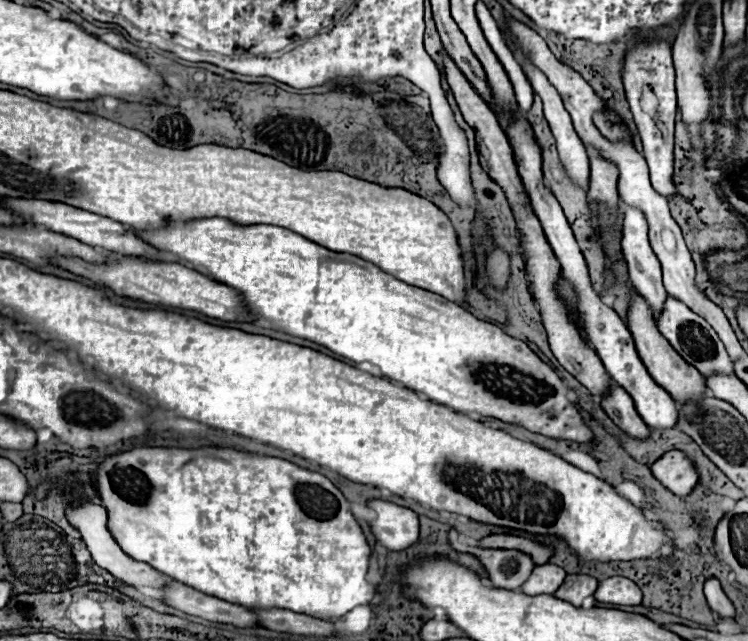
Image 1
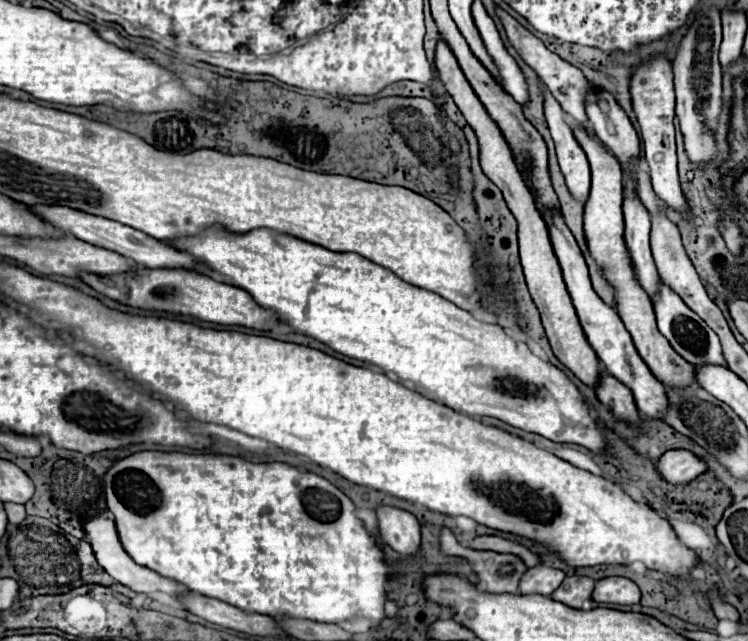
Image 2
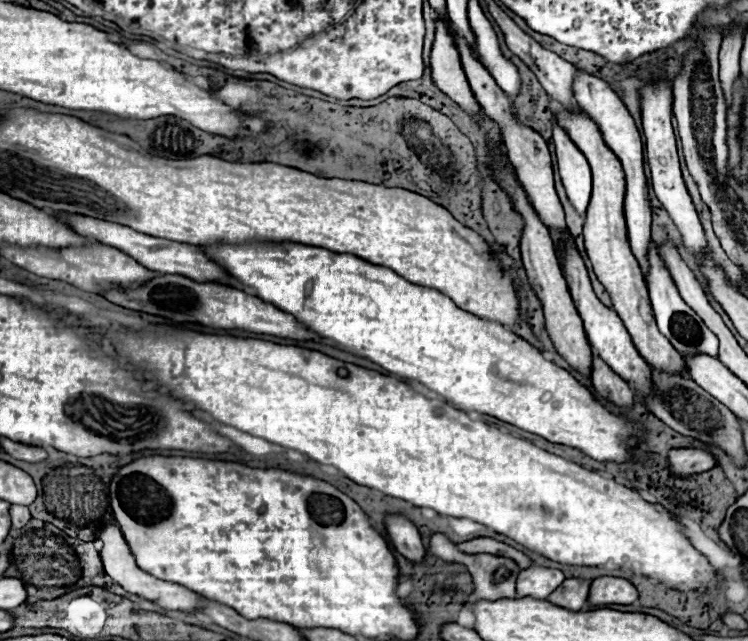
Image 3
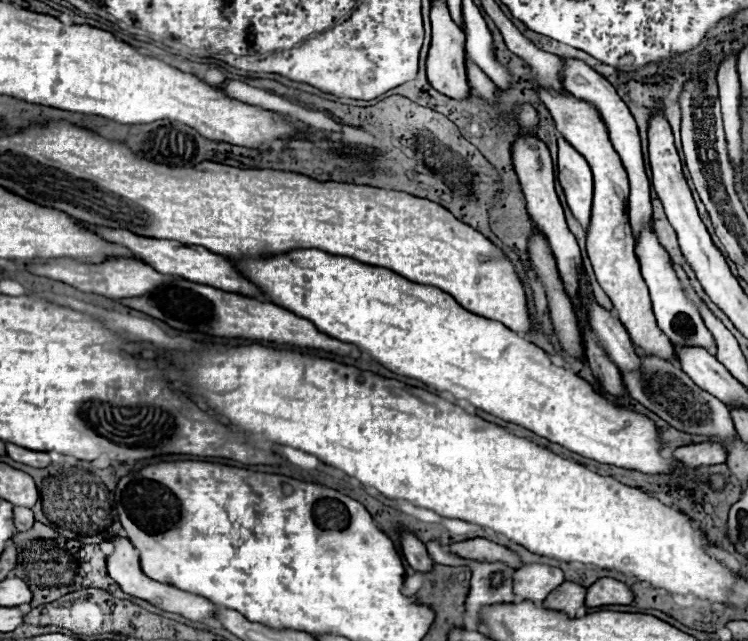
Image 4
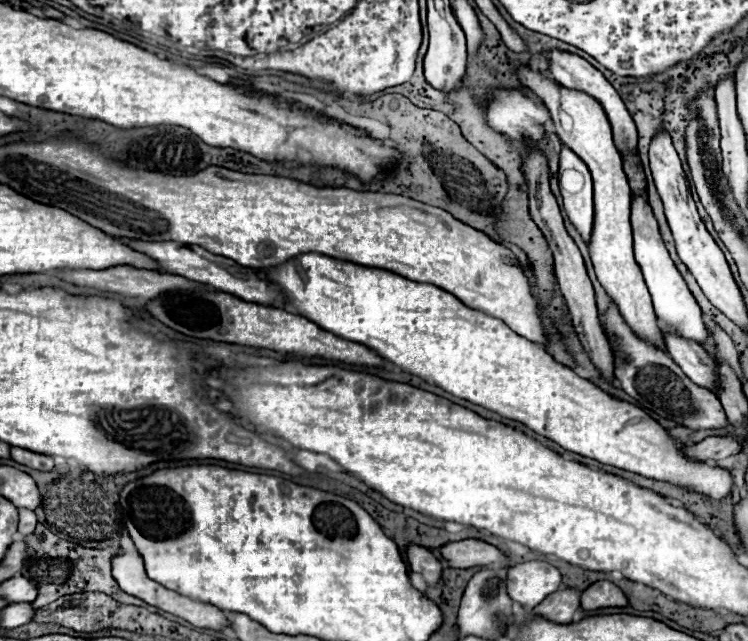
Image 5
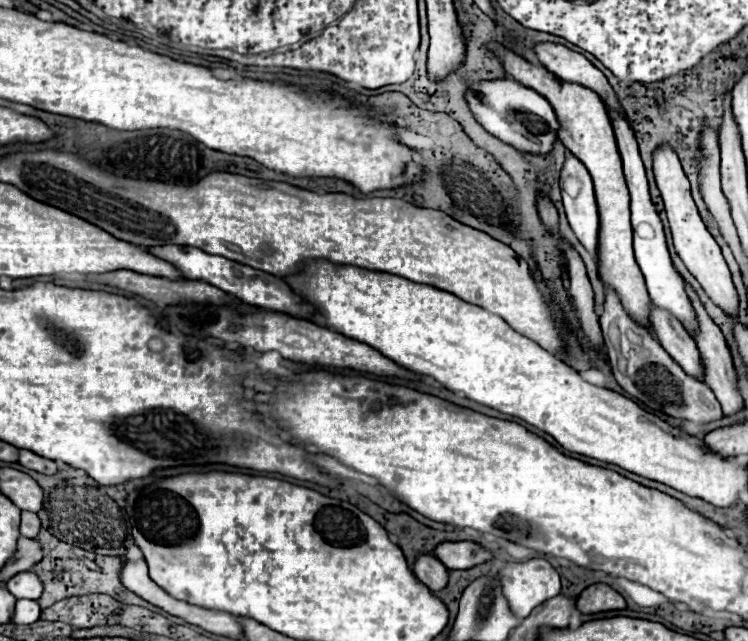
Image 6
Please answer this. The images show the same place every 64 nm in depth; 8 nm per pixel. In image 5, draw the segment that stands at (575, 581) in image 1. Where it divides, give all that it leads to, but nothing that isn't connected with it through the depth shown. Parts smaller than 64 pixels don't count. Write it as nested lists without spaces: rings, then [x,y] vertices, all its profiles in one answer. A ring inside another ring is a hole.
[[[566,588],[566,590],[558,590],[558,592],[550,594],[550,598],[542,600],[532,610],[532,614],[542,616],[556,624],[570,624],[574,612],[578,608],[580,608],[580,592]]]

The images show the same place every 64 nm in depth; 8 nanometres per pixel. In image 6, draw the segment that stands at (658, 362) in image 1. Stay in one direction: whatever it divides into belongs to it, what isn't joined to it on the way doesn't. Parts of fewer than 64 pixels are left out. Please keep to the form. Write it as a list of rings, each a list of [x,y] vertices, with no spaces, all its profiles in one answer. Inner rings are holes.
[[[488,42],[486,48],[502,62],[504,70],[520,84],[544,94],[544,98],[554,106],[558,122],[560,122],[560,142],[588,168],[594,180],[596,202],[600,212],[600,248],[598,248],[598,272],[600,280],[606,286],[612,286],[628,314],[638,322],[650,328],[650,296],[642,278],[642,272],[634,260],[632,252],[632,228],[630,228],[630,194],[622,174],[622,160],[616,148],[614,130],[608,118],[608,112],[600,100],[600,96],[580,84],[562,82],[556,78],[546,66],[536,66],[522,56],[514,54],[500,42]]]

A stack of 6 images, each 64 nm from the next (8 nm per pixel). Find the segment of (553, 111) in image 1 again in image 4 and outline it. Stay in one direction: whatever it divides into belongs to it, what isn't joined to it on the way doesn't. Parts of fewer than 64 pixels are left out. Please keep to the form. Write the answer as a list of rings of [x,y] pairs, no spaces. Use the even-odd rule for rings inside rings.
[[[562,136],[558,138],[558,180],[572,216],[586,230],[592,210],[592,172],[588,162]]]

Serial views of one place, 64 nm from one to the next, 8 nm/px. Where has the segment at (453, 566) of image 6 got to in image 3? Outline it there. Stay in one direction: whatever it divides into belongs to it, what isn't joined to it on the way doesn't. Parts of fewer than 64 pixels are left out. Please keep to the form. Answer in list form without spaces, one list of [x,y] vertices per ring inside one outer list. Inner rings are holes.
[[[474,538],[474,540],[468,540],[468,542],[460,542],[458,550],[462,550],[464,554],[492,554],[492,556],[510,558],[520,568],[528,568],[532,564],[530,558],[524,556],[520,550],[516,550],[516,548],[512,548],[512,546],[504,544],[504,542],[492,540],[492,538]]]

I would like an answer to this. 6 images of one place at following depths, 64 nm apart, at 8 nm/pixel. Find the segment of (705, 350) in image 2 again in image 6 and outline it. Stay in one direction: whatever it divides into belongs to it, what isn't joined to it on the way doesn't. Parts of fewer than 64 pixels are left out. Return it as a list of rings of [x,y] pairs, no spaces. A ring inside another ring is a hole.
[[[610,112],[610,120],[612,120],[612,126],[614,126],[614,134],[616,134],[616,140],[618,140],[618,150],[620,150],[620,156],[622,156],[622,162],[624,162],[624,174],[626,174],[626,184],[628,184],[628,190],[630,190],[630,210],[632,210],[632,230],[634,230],[634,254],[636,254],[636,262],[646,278],[646,286],[648,286],[648,294],[652,298],[652,302],[656,306],[662,306],[664,310],[670,310],[682,324],[688,332],[696,330],[696,314],[692,310],[692,304],[686,296],[686,290],[684,290],[684,280],[682,276],[674,270],[672,266],[672,260],[670,260],[670,254],[668,254],[668,248],[666,248],[666,236],[664,236],[664,226],[662,226],[662,220],[650,200],[650,194],[648,194],[648,180],[646,180],[646,174],[644,174],[644,164],[642,164],[642,158],[640,158],[640,152],[638,152],[638,144],[636,144],[636,138],[634,138],[634,132],[632,128],[628,126],[626,118],[622,118],[622,114],[614,114]]]

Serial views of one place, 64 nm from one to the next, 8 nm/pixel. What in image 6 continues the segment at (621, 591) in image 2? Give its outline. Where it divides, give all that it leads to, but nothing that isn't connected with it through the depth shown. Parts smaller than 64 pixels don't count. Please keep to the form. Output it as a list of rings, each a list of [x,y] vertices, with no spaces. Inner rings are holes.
[[[606,584],[588,586],[576,600],[576,608],[582,614],[598,614],[608,610],[624,610],[626,600]]]

